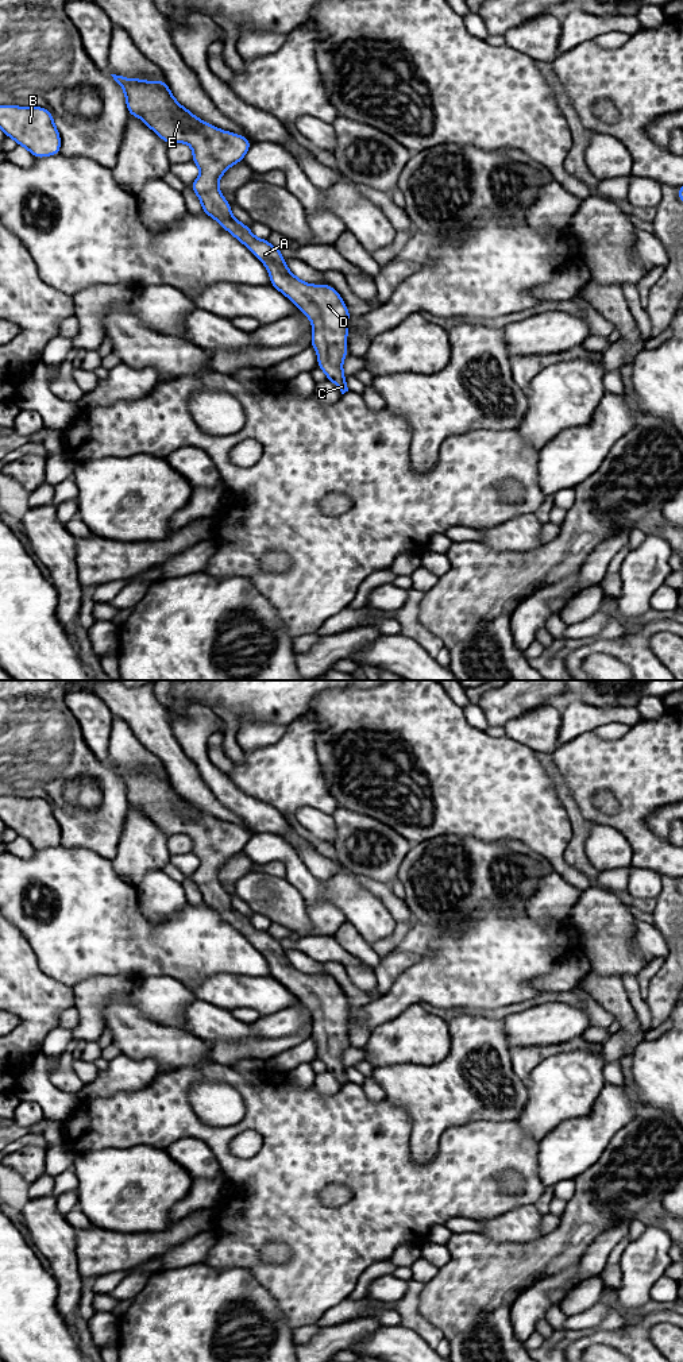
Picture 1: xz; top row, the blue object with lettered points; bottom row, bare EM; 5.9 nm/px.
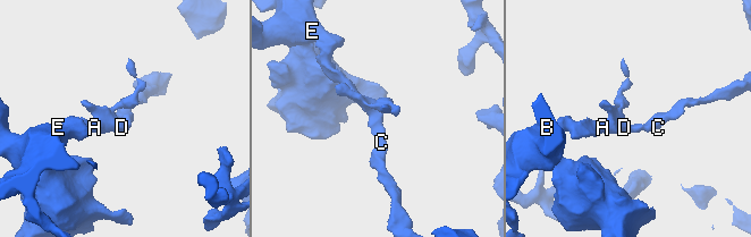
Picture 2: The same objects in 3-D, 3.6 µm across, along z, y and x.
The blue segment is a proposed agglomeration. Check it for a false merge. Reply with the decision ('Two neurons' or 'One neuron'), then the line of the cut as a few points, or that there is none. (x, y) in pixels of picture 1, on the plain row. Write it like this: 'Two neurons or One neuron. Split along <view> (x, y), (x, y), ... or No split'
One neuron. No split

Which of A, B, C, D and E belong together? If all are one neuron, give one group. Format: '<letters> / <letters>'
A B C D E

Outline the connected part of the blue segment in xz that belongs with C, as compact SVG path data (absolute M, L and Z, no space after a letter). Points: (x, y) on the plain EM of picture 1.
M116 765L111 767L124 782L128 806L142 810L143 814L169 837L174 834L188 834L192 838L192 853L200 859L201 865L190 875L190 879L198 887L202 903L213 908L225 922L243 934L266 957L270 966L270 976L305 1004L313 1016L310 1037L319 1046L317 1057L325 1064L327 1070L337 1077L342 1085L348 1083L347 1068L343 1065L343 1052L348 1046L347 1026L351 1003L339 983L331 976L312 976L297 969L288 960L281 941L275 939L266 930L254 927L248 917L238 912L232 907L231 894L228 894L220 883L219 872L221 867L232 856L243 853L252 834L239 825L216 819L194 807L174 790L166 772L144 772Z

